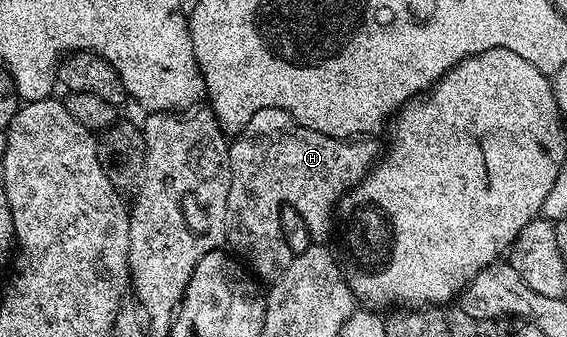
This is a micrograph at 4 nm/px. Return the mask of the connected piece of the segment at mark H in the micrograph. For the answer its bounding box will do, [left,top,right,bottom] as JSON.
[229,109,382,244]

